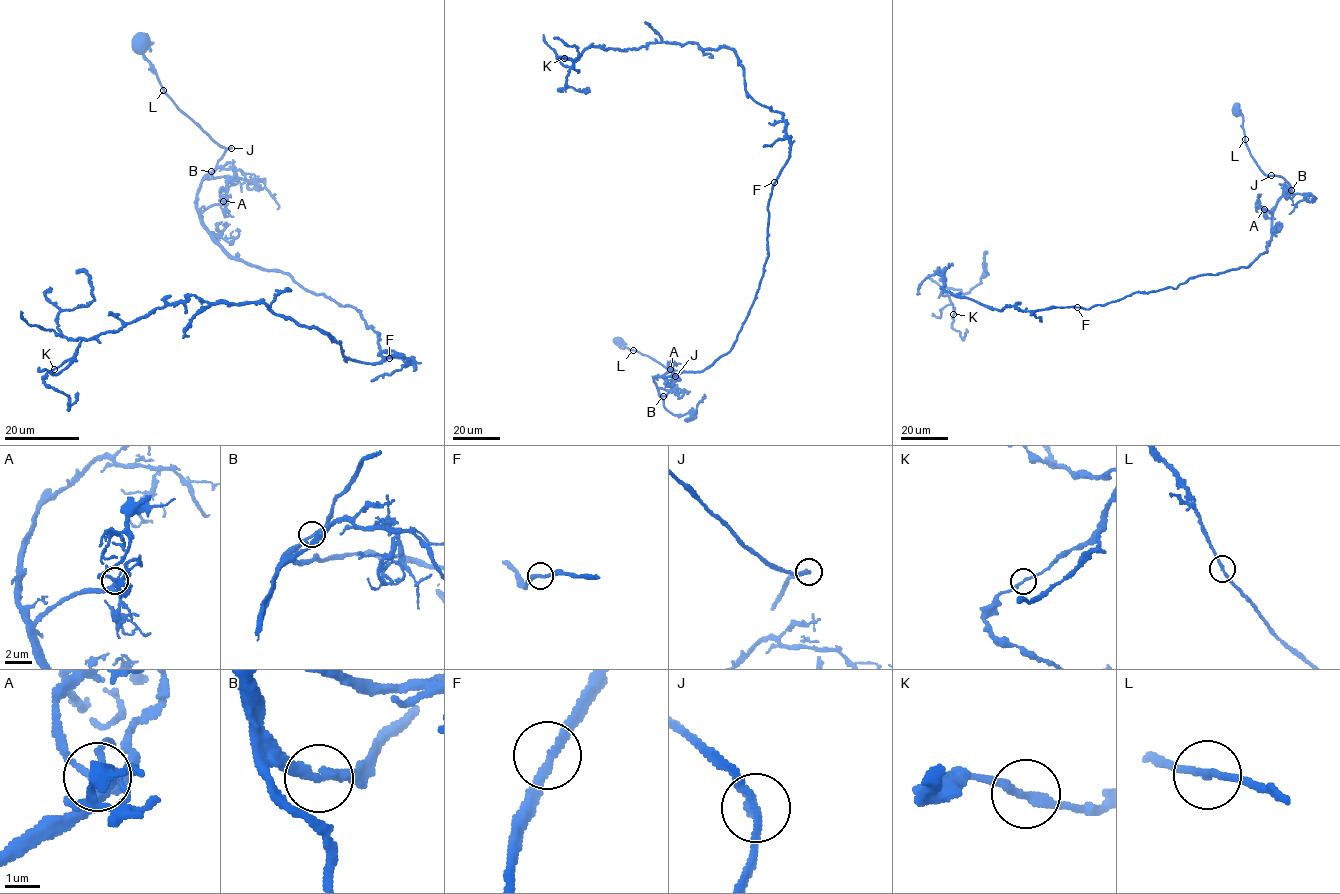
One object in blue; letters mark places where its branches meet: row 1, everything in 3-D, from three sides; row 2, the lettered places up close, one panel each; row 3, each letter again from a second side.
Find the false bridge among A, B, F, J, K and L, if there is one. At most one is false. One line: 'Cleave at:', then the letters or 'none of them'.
Cleave at: none of them

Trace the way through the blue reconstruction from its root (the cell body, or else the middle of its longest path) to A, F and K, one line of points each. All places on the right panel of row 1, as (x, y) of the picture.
A: (1236, 110), (1242, 116), (1245, 143), (1260, 169), (1268, 175), (1279, 175), (1291, 188), (1272, 216), (1264, 209)
F: (1236, 110), (1260, 169), (1291, 188), (1272, 211), (1267, 251), (1248, 266), (1200, 274), (1175, 288), (1077, 307)
K: (1236, 110), (1260, 169), (1291, 188), (1248, 266), (1035, 311), (952, 295), (937, 268), (954, 314)

